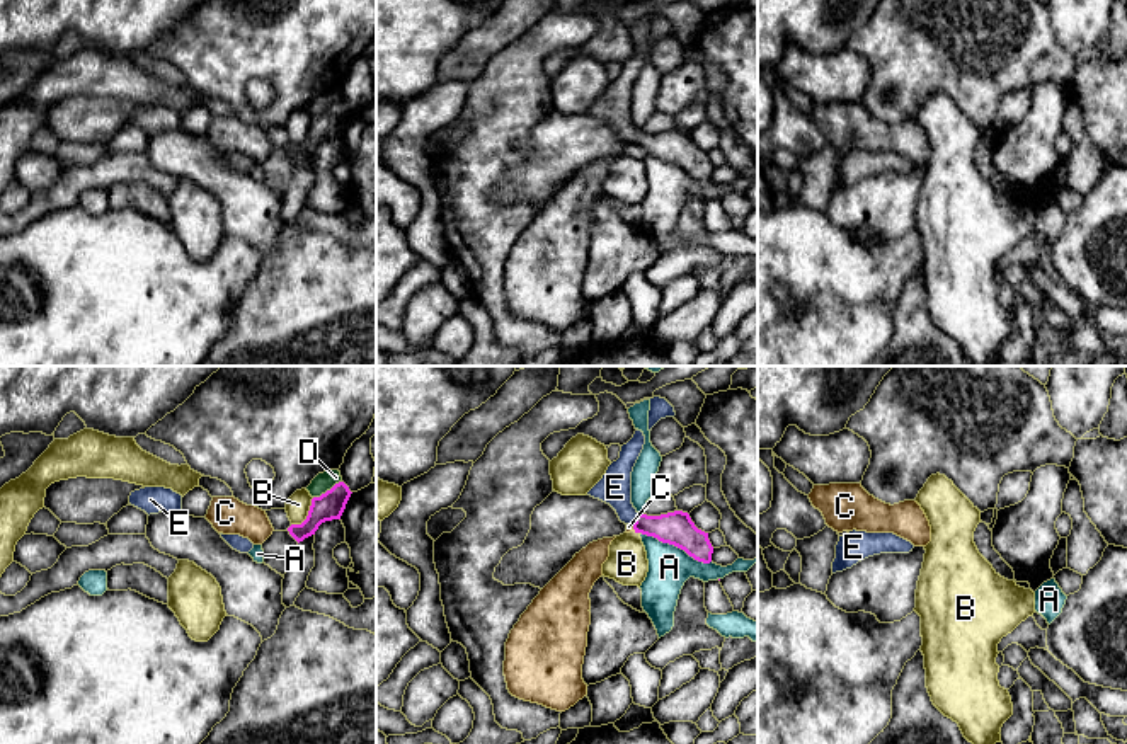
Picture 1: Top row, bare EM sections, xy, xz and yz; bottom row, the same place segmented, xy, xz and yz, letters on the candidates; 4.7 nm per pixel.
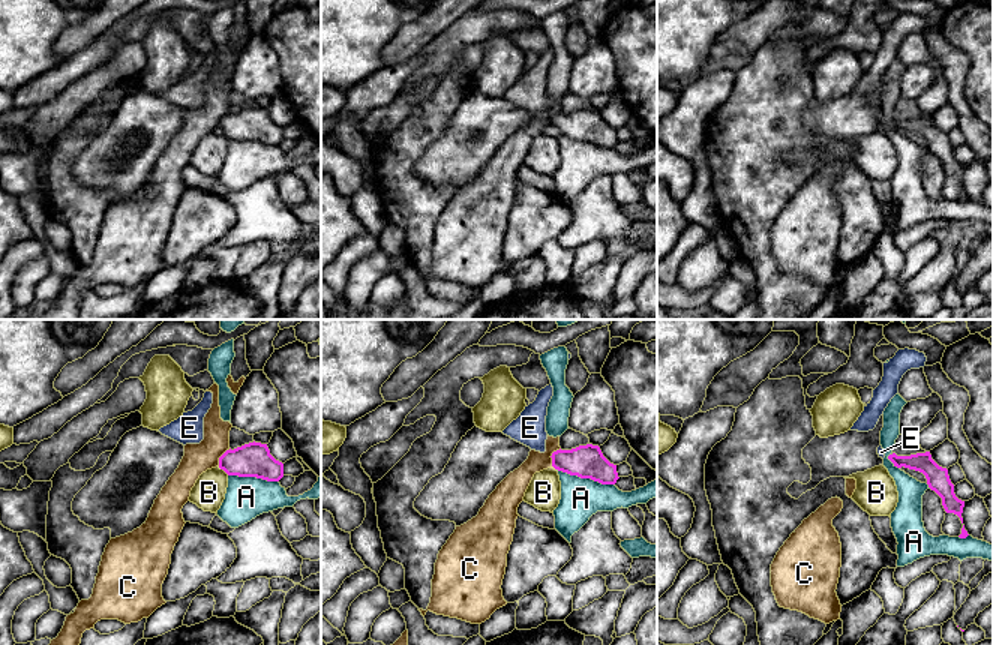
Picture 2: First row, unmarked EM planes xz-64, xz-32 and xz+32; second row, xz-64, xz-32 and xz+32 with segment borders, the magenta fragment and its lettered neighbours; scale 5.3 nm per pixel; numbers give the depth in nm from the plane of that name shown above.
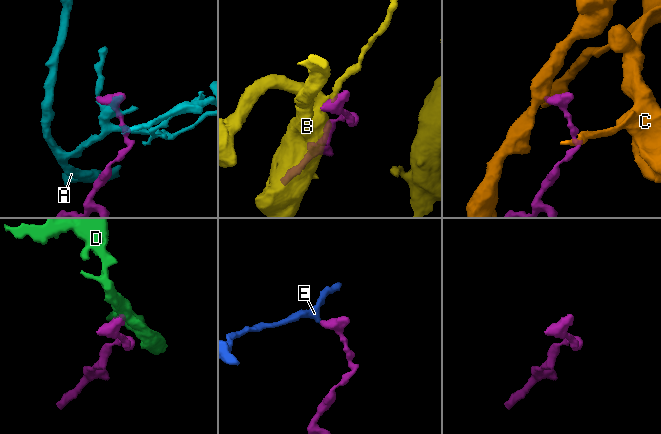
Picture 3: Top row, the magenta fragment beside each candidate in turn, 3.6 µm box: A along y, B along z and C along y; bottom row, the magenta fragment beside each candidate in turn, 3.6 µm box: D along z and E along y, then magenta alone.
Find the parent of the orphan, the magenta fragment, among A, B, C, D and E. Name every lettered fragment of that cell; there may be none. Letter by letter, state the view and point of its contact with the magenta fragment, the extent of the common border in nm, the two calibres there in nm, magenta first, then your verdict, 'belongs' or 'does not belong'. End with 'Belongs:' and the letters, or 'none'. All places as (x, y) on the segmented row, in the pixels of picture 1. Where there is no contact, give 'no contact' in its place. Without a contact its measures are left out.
A: xz (676, 545) | 360 nm | 160/200 nm | does not belong
B: xy (308, 515) | 170 nm | 130/110 nm | does not belong
C: xz (634, 528) | 40 nm | 160/30 nm | does not belong
D: xy (327, 491) | 160 nm | 130/90 nm | does not belong
E: xz (635, 518) | 70 nm | 160/160 nm | belongs
Belongs: E

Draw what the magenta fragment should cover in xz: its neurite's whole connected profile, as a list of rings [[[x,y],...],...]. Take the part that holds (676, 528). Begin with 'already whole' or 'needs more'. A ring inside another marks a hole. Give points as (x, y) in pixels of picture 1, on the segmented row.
needs more; [[[635,431],[633,438],[621,446],[620,458],[613,461],[603,478],[587,495],[609,504],[621,523],[632,524],[635,533],[654,536],[662,543],[684,550],[698,562],[710,564],[713,547],[708,533],[698,529],[688,512],[674,511],[661,516],[638,512],[632,504],[632,472],[644,449],[645,436]]]

